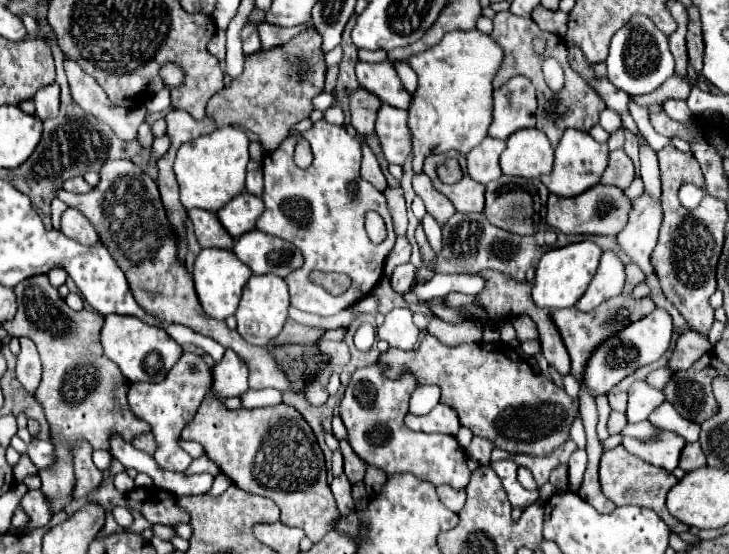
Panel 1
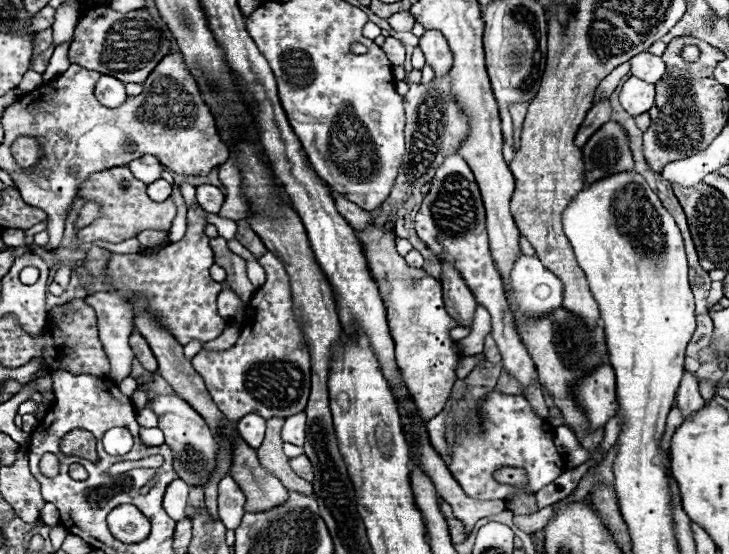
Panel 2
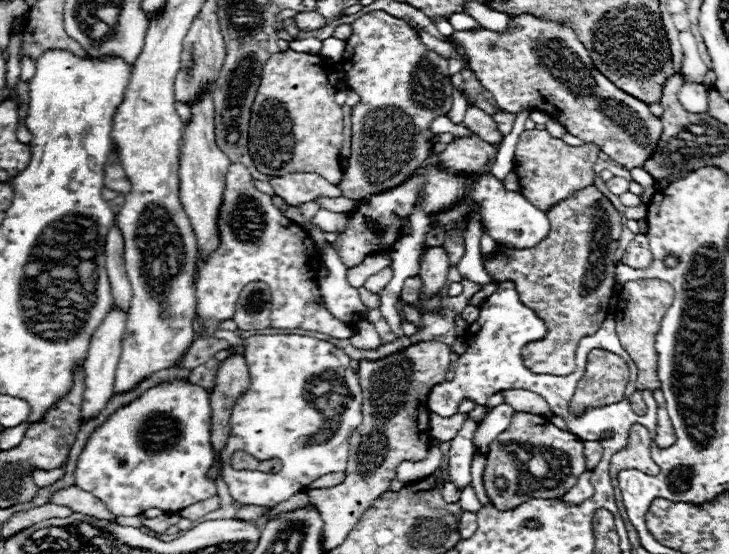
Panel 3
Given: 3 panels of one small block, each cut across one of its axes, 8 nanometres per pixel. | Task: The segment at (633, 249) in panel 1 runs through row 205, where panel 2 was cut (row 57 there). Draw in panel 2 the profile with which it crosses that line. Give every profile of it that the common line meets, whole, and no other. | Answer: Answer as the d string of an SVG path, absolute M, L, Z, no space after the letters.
M640 52L638 56L630 58L630 66L632 66L632 76L638 76L640 80L648 82L648 84L656 84L662 74L664 74L664 62L660 56L654 56L650 52Z

